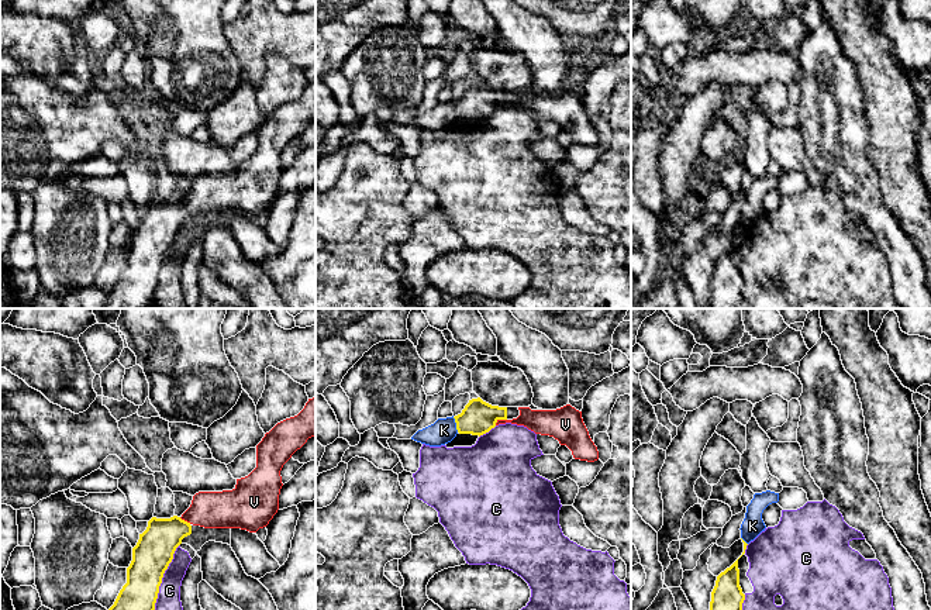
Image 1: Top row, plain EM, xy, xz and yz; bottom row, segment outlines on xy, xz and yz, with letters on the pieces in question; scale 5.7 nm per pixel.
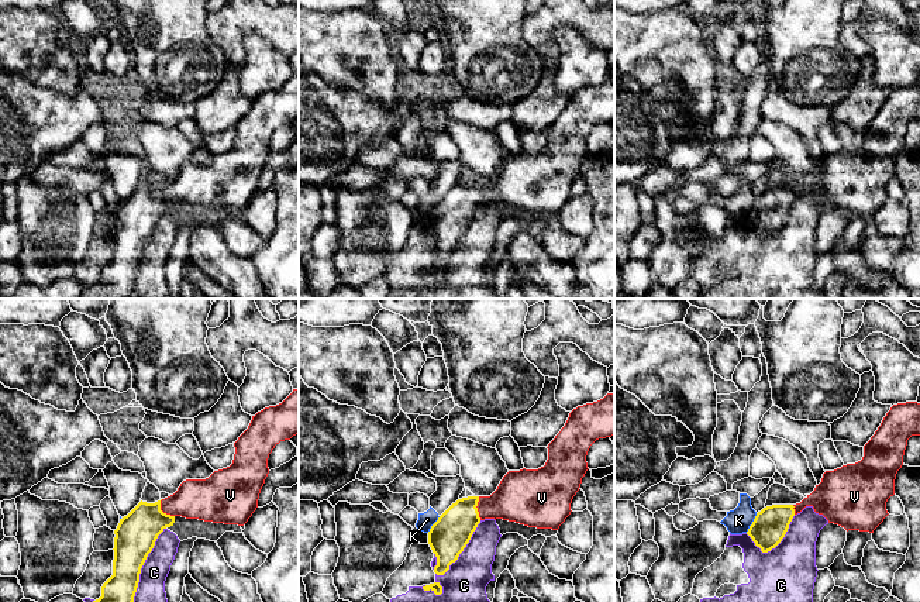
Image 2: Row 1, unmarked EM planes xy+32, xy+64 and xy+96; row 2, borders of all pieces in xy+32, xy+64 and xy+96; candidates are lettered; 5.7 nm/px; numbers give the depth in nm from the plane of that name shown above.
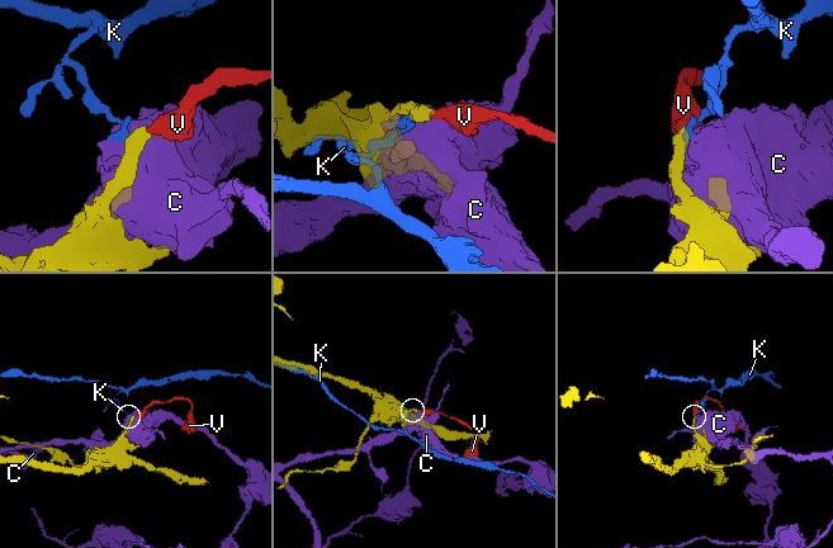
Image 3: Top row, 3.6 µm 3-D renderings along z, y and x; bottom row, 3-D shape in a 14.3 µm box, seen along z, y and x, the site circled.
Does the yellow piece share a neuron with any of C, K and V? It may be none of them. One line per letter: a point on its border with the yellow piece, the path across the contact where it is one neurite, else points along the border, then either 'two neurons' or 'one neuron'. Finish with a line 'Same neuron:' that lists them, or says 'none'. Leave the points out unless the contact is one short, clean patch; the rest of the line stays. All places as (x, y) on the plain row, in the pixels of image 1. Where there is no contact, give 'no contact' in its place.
C: meets yellow in xy at (161, 266); two neurons
K: meets yellow in xz at (457, 109); border along xz (452, 102), (458, 116); two neurons
V: meets yellow in xz at (500, 103); runs through xz (478, 102), (500, 103), (541, 106); one neuron
Same neuron: V

